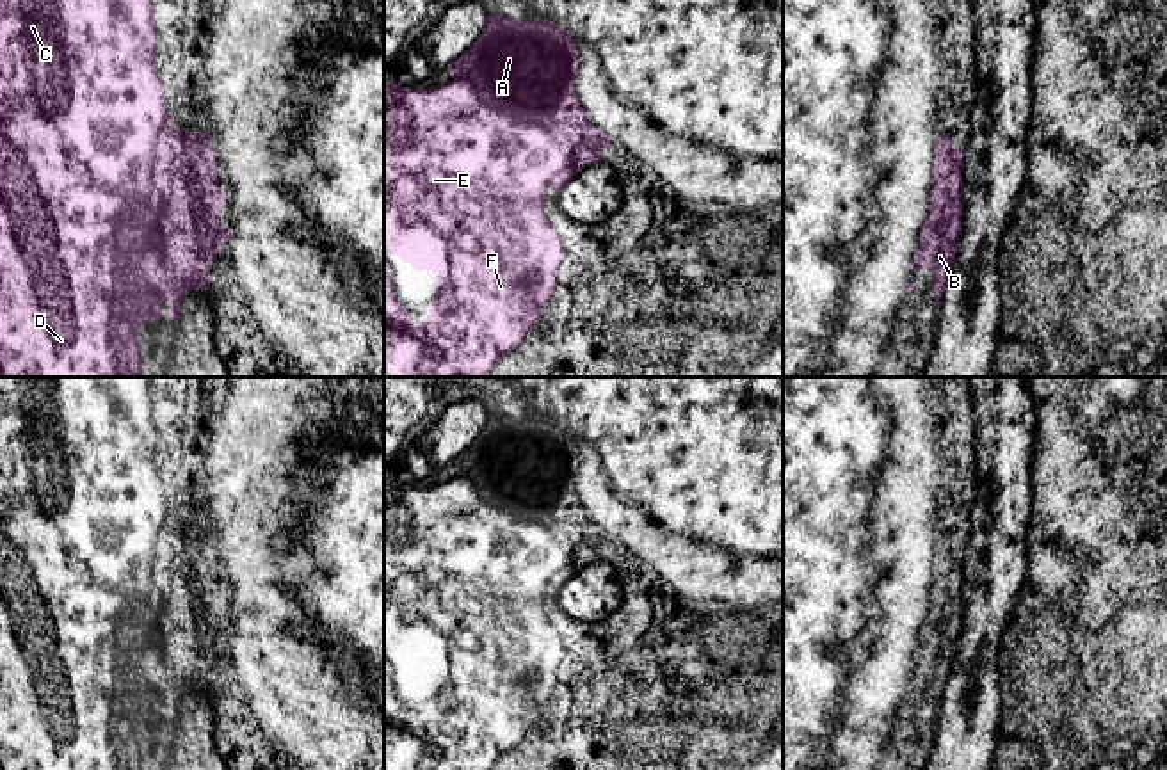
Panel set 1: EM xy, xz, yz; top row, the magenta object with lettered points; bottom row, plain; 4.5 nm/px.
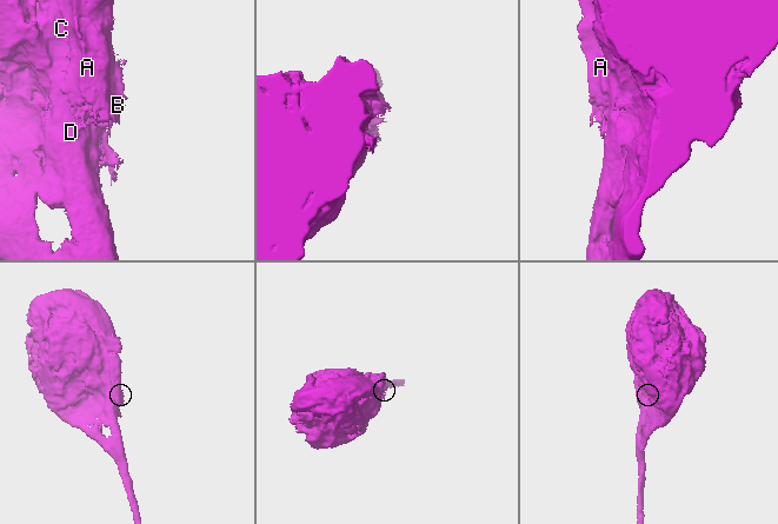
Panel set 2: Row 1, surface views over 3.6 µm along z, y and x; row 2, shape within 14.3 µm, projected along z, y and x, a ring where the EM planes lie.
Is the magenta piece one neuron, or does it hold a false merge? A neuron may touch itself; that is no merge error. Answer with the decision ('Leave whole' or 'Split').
Split

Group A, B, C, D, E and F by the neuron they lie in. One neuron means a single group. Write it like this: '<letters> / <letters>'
A B / C D E F

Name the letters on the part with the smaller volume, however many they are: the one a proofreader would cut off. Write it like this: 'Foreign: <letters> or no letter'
Foreign: A, B

